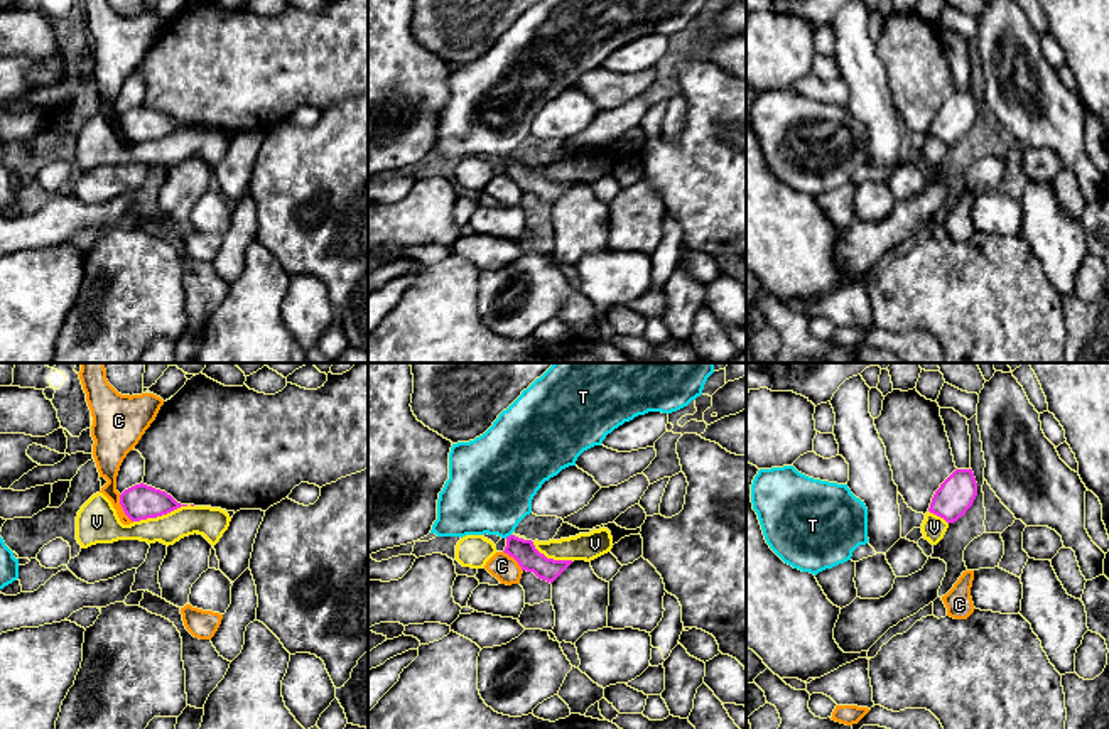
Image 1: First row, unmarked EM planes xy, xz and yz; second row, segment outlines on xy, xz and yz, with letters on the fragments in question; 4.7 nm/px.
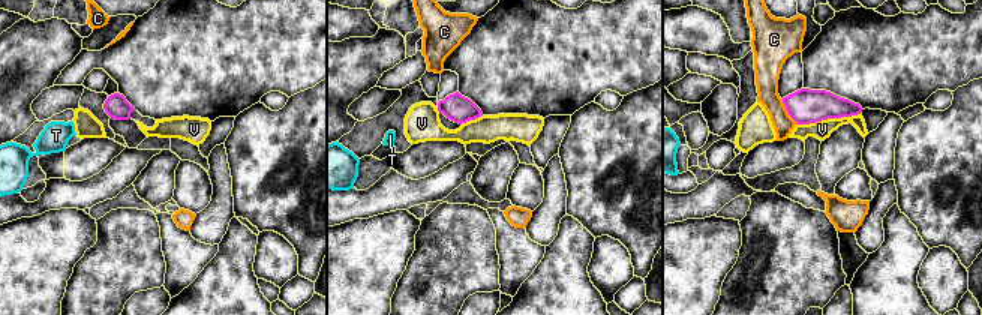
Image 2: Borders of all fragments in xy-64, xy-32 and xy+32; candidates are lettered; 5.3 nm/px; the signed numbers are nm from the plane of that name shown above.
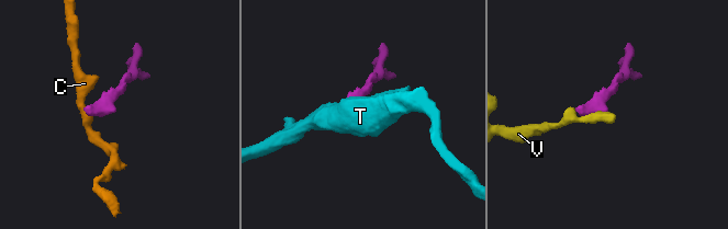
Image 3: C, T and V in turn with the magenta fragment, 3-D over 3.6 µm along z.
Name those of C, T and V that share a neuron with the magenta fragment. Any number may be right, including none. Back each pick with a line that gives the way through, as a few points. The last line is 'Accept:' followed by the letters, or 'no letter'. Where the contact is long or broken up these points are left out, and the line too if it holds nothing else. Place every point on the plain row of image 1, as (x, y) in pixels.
T: runs through xz (522, 172), (507, 159), (490, 110)
Accept: T

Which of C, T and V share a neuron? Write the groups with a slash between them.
C / T / V

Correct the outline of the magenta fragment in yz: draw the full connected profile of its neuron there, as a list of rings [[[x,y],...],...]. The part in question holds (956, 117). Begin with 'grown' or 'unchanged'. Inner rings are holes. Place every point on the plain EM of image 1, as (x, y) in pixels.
unchanged; [[[955,91],[935,113],[928,133],[954,145],[966,137],[976,118],[977,105],[972,91]]]

